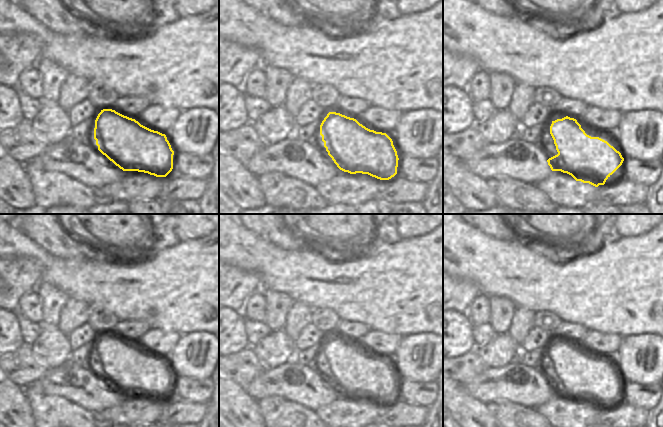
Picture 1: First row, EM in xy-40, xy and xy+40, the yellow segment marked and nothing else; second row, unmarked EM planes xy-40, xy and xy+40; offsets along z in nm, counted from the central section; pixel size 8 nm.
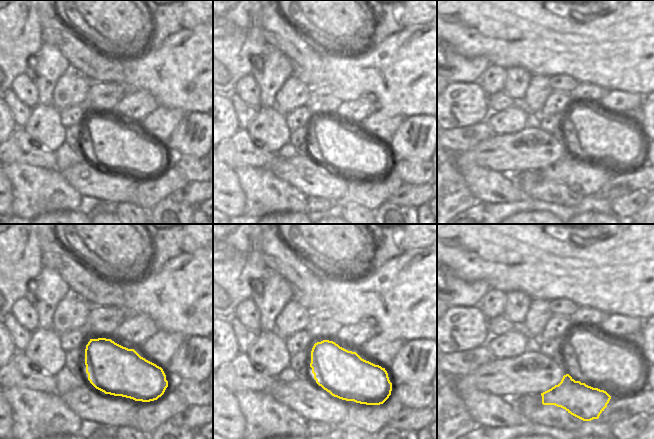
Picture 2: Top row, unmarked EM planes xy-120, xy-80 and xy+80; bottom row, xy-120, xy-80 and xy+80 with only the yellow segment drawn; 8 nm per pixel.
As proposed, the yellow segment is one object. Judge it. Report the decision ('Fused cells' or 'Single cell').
Fused cells.

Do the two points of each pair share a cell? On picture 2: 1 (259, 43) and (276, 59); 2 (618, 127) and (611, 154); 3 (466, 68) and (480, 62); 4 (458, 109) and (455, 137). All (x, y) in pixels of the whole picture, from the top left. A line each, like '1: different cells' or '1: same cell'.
1: different cells
2: different cells
3: same cell
4: different cells

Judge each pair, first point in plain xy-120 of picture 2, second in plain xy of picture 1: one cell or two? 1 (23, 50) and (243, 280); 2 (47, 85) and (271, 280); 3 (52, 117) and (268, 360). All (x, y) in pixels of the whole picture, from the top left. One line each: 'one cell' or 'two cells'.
1: one cell
2: two cells
3: one cell

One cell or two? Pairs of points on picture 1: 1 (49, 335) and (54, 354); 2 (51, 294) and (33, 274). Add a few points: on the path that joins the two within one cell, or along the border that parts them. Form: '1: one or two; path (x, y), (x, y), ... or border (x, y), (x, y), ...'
1: one; path (51, 340), (52, 349)
2: two; border (41, 278), (35, 290)

